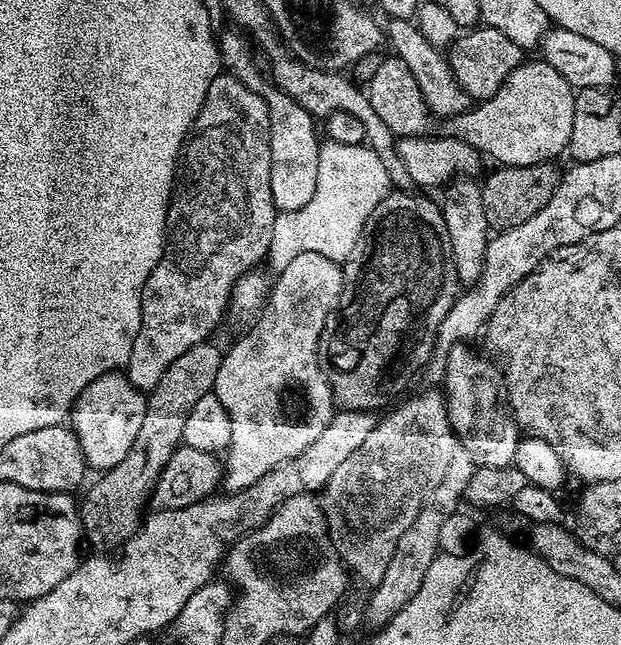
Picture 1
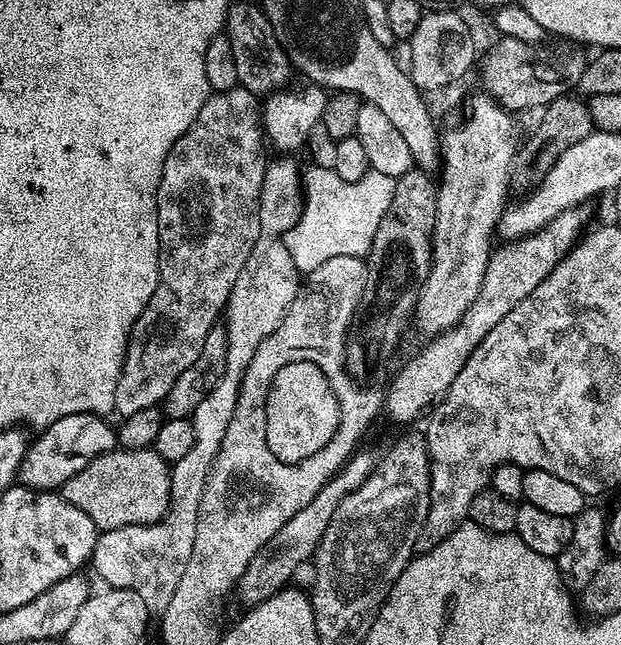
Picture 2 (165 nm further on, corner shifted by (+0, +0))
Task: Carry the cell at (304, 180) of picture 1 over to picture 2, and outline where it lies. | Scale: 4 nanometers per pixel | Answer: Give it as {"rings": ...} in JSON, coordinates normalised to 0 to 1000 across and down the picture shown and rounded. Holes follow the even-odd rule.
{"rings":[[[451,245],[446,254],[433,253],[425,262],[422,301],[419,302],[419,367],[409,375],[409,388],[403,388],[403,400],[383,425],[383,437],[377,437],[377,450],[370,450],[367,476],[364,479],[364,507],[367,512],[367,543],[364,546],[364,574],[357,586],[351,586],[351,598],[338,605],[319,623],[306,647],[312,667],[312,691],[293,704],[275,721],[277,729],[277,783],[267,798],[245,814],[206,814],[187,820],[163,823],[155,834],[153,850],[148,854],[147,879],[151,878],[159,893],[177,912],[209,913],[221,916],[242,946],[261,946],[274,940],[280,927],[282,913],[300,885],[306,871],[308,854],[312,853],[314,829],[317,826],[319,784],[325,778],[325,760],[332,760],[332,741],[338,741],[338,729],[345,722],[345,710],[351,710],[351,698],[357,698],[357,679],[364,679],[364,665],[370,660],[370,648],[377,648],[377,633],[383,629],[383,611],[390,598],[390,586],[409,561],[409,549],[415,549],[415,536],[454,505],[454,493],[461,493],[461,481],[483,454],[486,423],[473,412],[473,400],[467,400],[467,388],[461,388],[456,369],[457,361],[470,355],[490,330],[490,293],[486,290],[486,260],[475,254],[475,247]]]}

